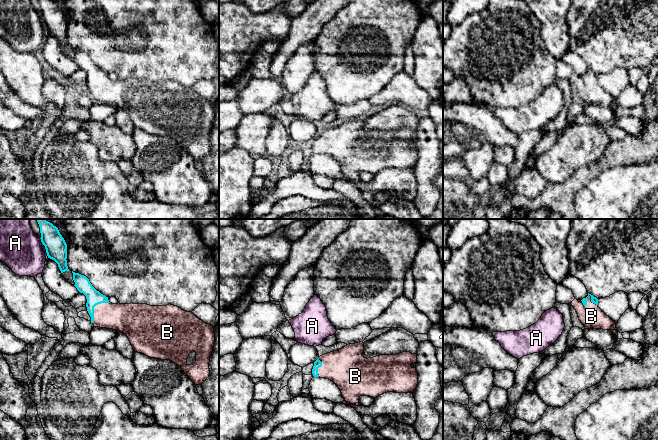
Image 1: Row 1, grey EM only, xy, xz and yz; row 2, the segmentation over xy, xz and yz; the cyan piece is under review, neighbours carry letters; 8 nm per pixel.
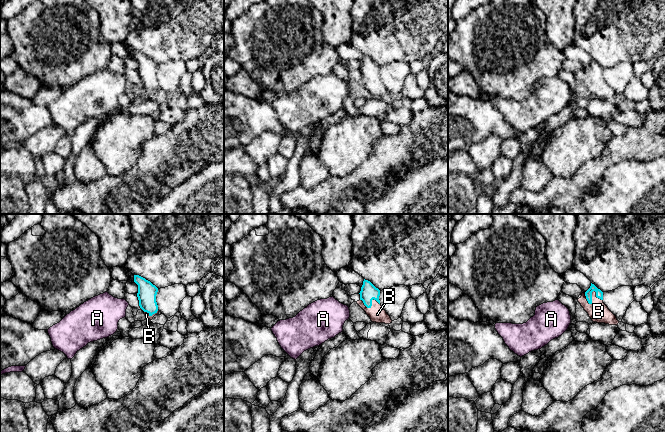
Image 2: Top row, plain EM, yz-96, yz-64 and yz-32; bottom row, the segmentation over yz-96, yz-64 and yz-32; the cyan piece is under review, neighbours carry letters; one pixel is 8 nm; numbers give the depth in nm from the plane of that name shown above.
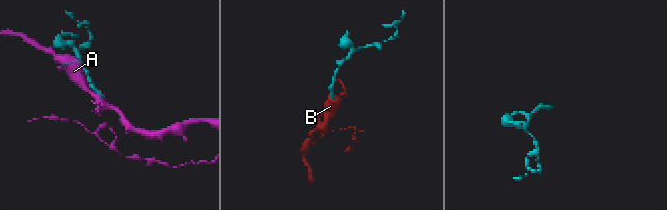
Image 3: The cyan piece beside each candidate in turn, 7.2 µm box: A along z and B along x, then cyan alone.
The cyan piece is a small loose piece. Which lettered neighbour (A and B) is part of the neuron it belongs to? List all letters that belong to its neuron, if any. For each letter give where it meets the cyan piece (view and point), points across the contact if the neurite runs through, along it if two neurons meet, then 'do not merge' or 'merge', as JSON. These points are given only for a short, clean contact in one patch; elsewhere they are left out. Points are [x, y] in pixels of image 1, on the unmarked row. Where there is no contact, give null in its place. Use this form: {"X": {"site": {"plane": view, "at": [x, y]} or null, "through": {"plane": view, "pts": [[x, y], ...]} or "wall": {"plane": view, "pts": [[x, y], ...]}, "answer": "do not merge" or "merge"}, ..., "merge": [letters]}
{"A": {"site": {"plane": "xy", "at": [41, 17]}, "answer": "do not merge"}, "B": {"site": {"plane": "xy", "at": [94, 82]}, "through": {"plane": "xy", "pts": [[82, 59], [94, 73], [94, 82], [106, 91], [122, 94]]}, "answer": "merge"}, "merge": ["B"]}

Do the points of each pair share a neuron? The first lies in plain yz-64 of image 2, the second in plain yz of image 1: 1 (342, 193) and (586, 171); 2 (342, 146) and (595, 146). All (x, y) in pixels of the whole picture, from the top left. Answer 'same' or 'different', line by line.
1: same
2: same

